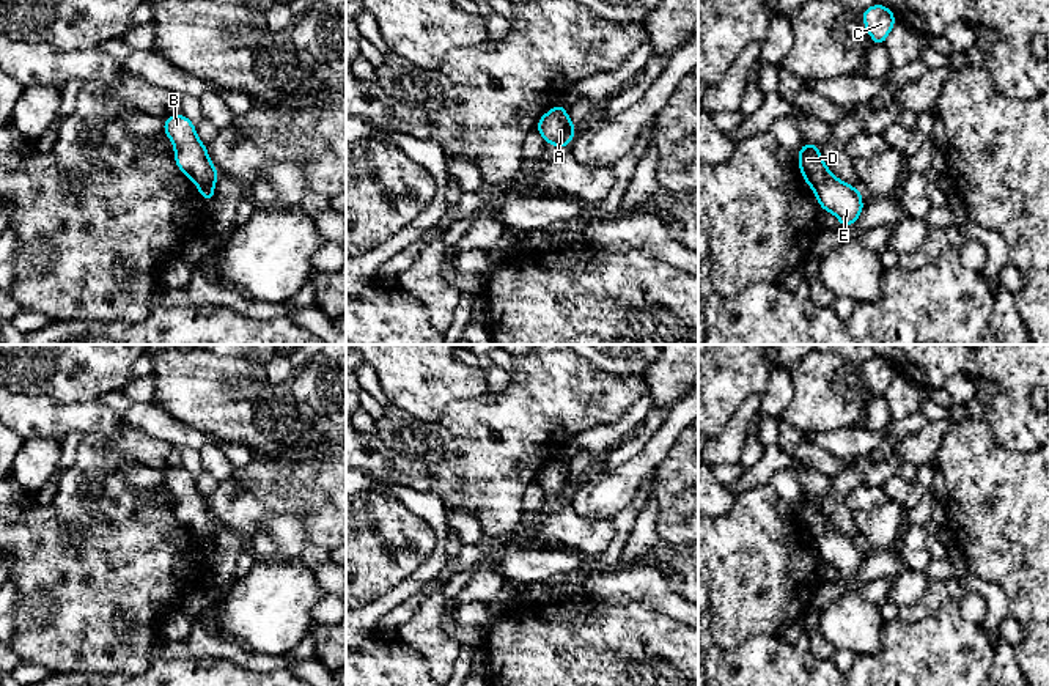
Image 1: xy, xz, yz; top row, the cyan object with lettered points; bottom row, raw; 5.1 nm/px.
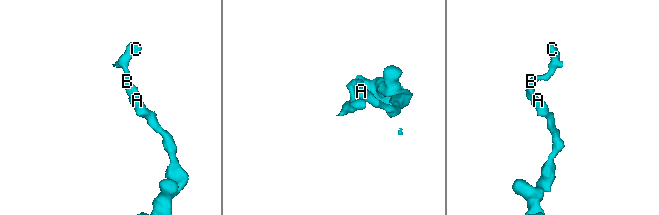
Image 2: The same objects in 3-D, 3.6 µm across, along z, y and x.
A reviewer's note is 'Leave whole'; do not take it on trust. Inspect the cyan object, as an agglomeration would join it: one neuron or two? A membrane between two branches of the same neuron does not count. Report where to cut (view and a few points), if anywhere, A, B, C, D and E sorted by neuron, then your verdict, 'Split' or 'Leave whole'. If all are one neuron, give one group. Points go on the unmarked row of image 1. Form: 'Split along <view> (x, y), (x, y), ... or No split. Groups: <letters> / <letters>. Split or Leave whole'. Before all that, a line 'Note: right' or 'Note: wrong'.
Note: right
No split. Groups: A B C D E. Leave whole

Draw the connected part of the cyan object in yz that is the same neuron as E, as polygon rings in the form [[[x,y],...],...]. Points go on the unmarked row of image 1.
[[[804,496],[797,513],[802,529],[813,541],[819,559],[835,566],[840,579],[852,577],[863,563],[860,541],[851,540],[834,529],[819,508],[819,499],[815,496]]]

